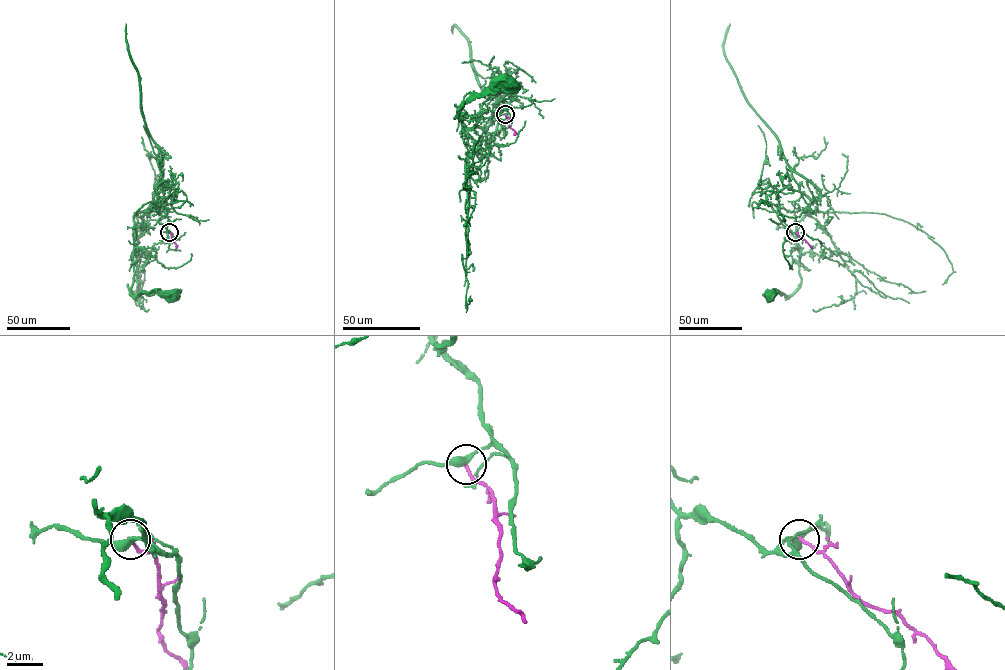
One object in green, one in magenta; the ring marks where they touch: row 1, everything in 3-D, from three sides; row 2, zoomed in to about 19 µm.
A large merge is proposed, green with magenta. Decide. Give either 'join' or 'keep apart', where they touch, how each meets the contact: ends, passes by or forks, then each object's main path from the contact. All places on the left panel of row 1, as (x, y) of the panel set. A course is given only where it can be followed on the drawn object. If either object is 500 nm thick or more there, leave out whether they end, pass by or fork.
keep apart | (169, 232) | green passes by | magenta ends | green via (169, 232), (168, 218), (161, 208), (139, 211), (134, 217), (130, 293), (160, 291), (172, 296) | magenta via (169, 232), (175, 249)

